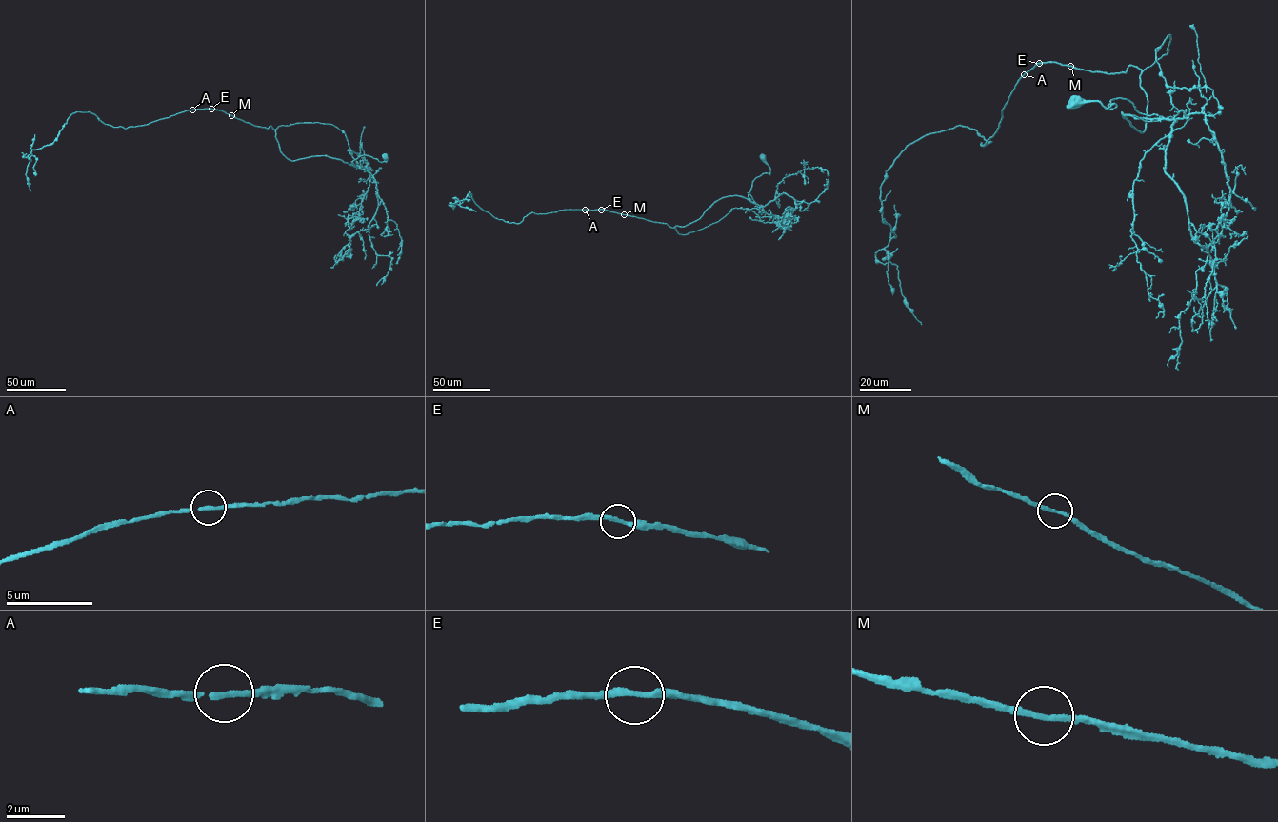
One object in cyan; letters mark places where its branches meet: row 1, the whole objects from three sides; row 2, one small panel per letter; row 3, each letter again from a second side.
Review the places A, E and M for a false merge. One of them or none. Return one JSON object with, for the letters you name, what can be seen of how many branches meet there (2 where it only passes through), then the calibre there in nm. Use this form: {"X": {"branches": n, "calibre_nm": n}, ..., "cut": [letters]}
{"cut": []}

